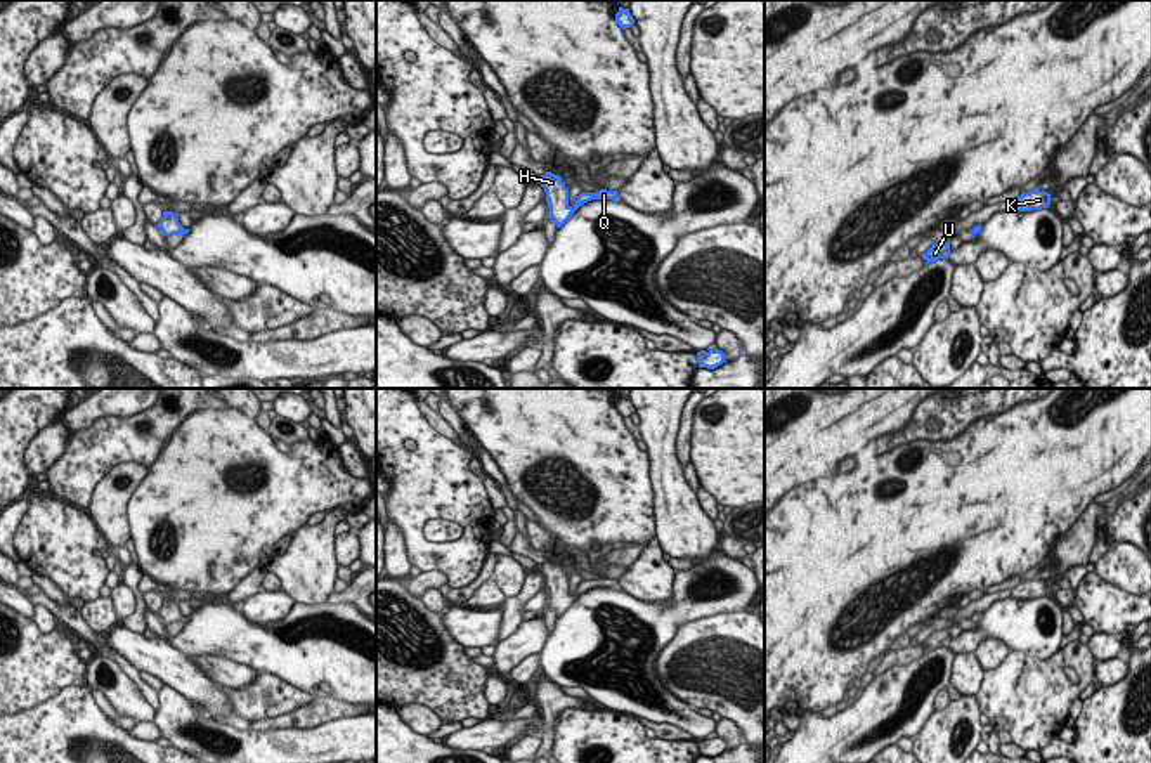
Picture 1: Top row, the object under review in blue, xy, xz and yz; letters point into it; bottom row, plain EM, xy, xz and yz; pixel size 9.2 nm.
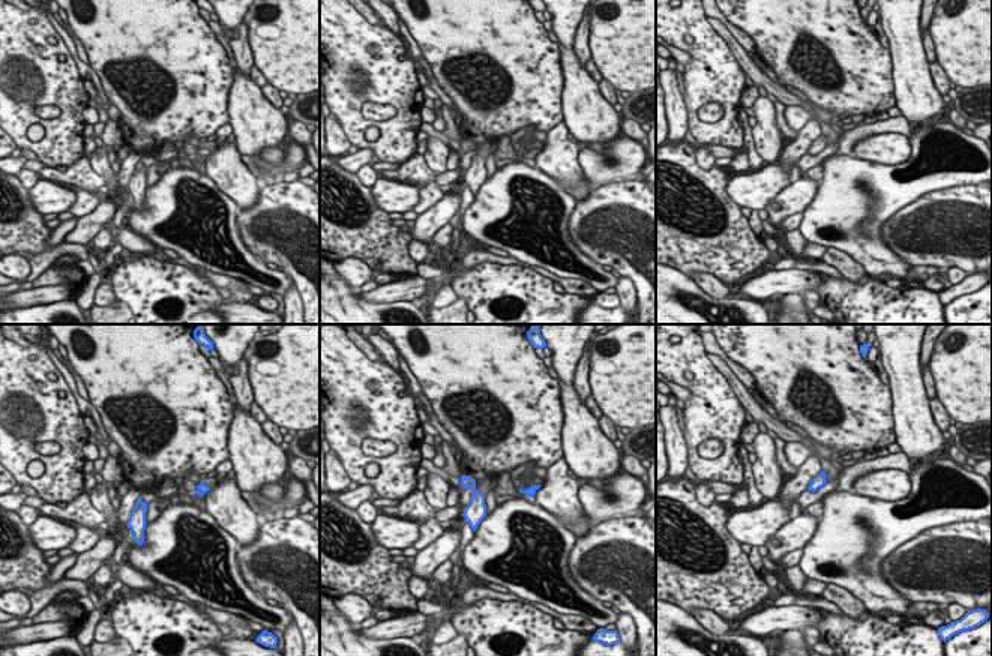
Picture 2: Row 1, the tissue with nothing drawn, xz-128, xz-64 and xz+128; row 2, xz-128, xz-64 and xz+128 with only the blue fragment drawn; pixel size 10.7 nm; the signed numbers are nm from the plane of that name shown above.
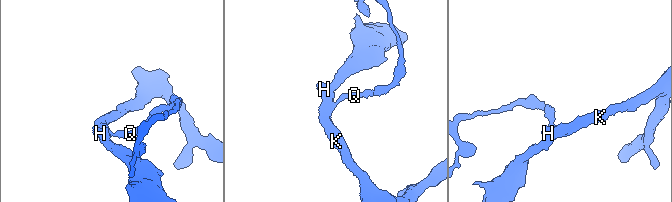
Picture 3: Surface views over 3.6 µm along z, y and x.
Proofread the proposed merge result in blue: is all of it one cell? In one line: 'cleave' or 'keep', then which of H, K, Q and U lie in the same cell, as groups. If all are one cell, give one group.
keep | H K Q U

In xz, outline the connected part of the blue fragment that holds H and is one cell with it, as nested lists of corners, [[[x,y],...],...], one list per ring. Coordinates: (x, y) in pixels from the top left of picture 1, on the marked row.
[[[546,172],[539,177],[539,184],[544,187],[546,201],[549,206],[549,215],[546,218],[551,218],[556,227],[562,227],[579,206],[591,199],[619,199],[617,191],[600,189],[596,192],[581,192],[576,203],[570,206],[569,189],[562,182],[560,175]]]

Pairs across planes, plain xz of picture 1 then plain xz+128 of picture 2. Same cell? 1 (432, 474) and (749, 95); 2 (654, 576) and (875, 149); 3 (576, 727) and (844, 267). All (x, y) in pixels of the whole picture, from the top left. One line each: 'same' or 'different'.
1: different
2: same
3: different

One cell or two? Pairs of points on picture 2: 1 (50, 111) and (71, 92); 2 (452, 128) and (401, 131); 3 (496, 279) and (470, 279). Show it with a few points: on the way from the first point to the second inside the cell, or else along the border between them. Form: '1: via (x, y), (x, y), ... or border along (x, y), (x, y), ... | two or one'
1: border along (33, 107), (56, 105), (60, 116) | two
2: border along (422, 122), (419, 129) | two
3: via (489, 279), (476, 279) | one

